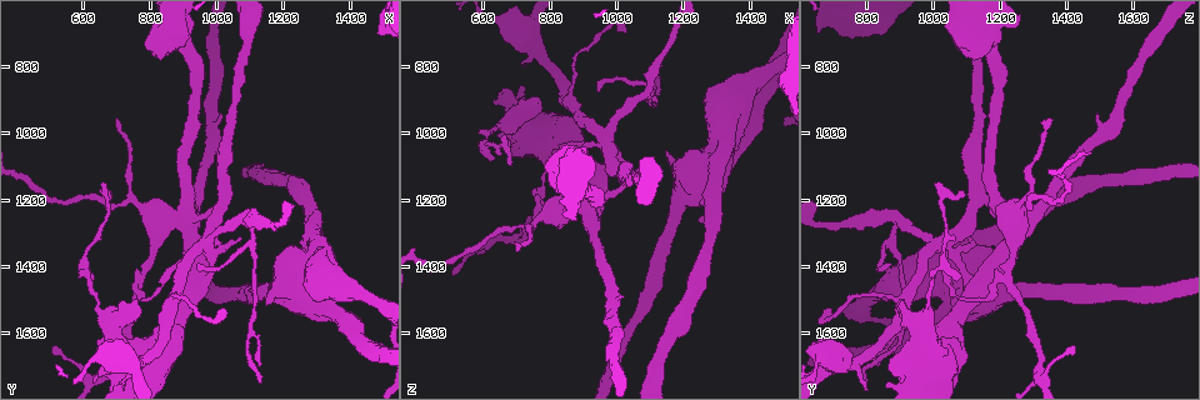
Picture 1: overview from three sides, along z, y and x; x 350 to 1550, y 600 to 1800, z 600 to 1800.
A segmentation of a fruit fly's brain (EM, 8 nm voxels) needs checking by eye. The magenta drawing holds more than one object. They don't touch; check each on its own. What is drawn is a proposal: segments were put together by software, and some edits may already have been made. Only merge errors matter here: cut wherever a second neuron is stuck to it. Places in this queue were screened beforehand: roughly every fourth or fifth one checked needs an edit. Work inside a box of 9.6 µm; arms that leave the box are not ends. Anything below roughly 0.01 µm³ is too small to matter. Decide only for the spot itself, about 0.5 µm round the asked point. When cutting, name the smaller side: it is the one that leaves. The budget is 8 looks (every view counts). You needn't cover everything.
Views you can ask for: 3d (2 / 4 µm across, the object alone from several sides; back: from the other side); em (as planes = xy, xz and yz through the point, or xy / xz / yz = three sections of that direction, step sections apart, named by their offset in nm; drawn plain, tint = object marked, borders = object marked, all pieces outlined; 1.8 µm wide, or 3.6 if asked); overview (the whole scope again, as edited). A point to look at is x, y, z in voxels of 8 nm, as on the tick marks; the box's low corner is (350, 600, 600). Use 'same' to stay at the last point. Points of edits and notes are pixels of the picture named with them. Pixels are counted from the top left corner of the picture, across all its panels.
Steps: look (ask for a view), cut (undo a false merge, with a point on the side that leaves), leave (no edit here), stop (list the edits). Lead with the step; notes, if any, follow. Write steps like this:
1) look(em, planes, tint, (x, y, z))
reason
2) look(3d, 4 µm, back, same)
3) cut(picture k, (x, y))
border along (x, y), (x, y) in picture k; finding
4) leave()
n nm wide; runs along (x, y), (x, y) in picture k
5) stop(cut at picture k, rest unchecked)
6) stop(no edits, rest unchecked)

look(3d, 2 µm, (980, 1340, 1020))
arms run side by side

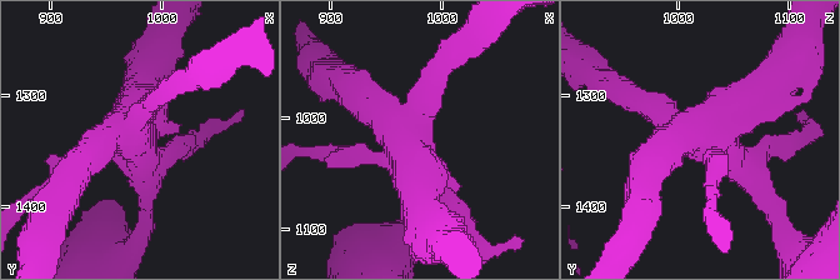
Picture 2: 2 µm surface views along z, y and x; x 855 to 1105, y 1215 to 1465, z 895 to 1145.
look(em, yz, step 8, tint, (972, 1336, 1032))
need the tissue

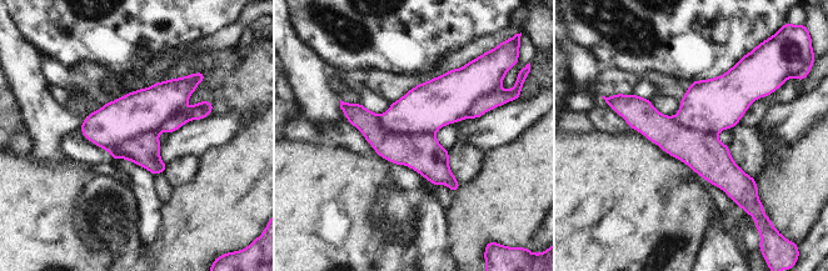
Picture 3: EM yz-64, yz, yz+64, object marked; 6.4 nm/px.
cut(picture 3, (143, 110))
the part that leaves runs along (190, 88), (108, 126), (84, 129) in picture 3; two neurons meet here

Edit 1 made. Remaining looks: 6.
look(em, yz, step 16, tint, (1390, 1470, 870))
thick turns thin

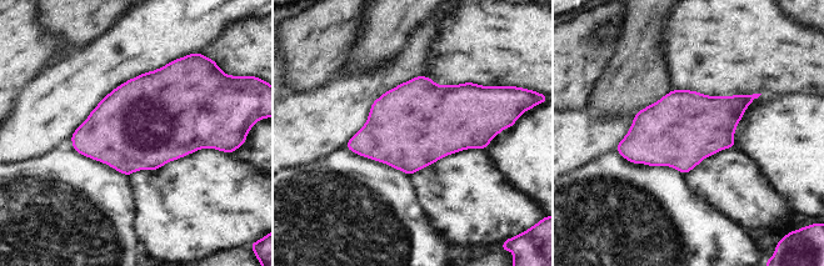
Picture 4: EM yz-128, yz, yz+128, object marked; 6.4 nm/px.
leave()
480 nm wide; all the same neuron

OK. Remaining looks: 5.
look(3d, 4 µm, (1290, 1350, 1090))
sharp bend

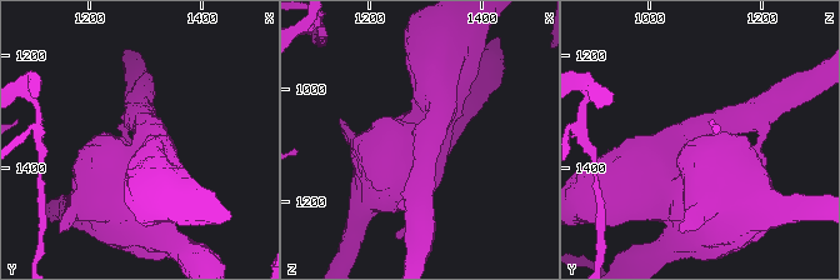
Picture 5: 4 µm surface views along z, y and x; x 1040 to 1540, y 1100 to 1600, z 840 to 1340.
look(em, 3.6 µm, planes, tint, (1290, 1345, 1090))
need the tissue

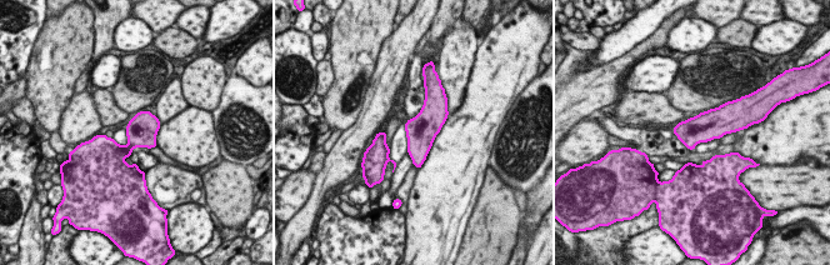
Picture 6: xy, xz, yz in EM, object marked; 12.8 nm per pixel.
cut(picture 6, (140, 134))
a second neuron is stuck on

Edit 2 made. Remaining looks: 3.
stop(cut at picture 3, cut at picture 6, rest unchecked)

